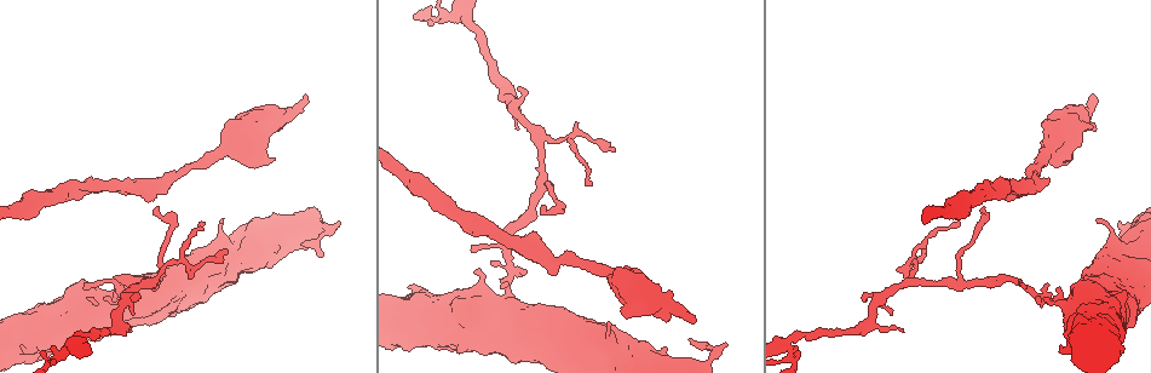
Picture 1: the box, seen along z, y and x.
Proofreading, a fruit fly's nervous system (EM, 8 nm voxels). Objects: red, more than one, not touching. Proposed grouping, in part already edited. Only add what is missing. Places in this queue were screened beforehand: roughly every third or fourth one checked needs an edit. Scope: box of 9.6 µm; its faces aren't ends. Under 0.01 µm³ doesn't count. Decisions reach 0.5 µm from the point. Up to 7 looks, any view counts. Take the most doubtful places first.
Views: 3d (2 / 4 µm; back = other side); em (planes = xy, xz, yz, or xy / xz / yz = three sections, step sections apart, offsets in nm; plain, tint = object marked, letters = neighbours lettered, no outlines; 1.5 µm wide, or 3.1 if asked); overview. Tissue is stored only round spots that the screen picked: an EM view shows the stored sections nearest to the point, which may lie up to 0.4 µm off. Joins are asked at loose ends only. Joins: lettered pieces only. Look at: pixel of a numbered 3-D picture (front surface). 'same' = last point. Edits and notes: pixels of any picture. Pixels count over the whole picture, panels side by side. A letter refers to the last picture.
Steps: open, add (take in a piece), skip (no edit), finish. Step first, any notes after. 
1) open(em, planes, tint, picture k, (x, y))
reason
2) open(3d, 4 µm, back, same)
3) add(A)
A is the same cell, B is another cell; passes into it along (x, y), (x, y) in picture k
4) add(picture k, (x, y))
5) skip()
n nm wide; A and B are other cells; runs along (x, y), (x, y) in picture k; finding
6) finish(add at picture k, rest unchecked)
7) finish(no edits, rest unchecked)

open(3d, 2 µm, picture 1, (692, 317))

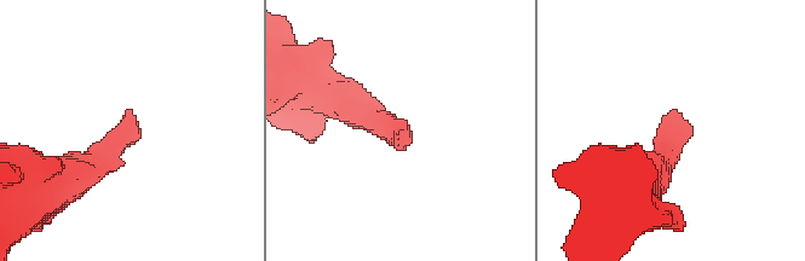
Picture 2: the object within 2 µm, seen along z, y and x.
open(em, planes, letters, picture 2, (669, 116))

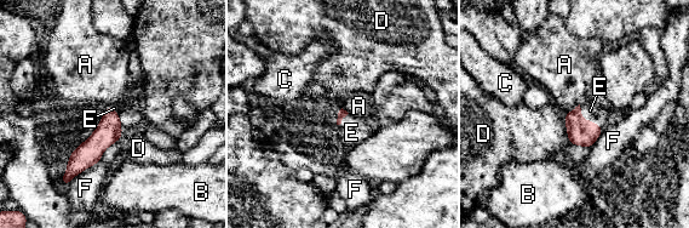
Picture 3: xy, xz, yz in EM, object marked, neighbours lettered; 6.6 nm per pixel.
add(E)
E is the same cell, A, B, C, D and F are other cells; passes into it along (581, 132), (586, 120), (590, 110) in picture 3; it goes on there

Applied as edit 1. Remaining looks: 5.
open(overview)
redraw

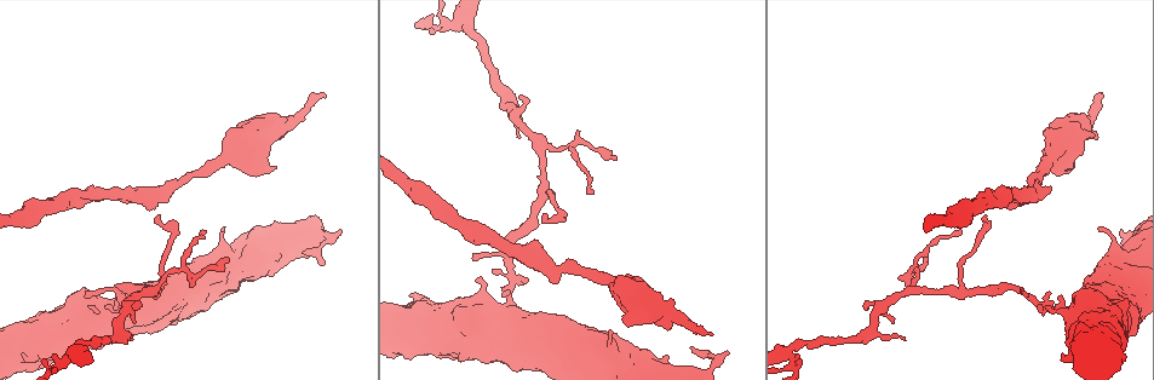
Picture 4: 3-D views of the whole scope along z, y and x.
open(em, planes, letters, picture 4, (982, 222))
branch stops here

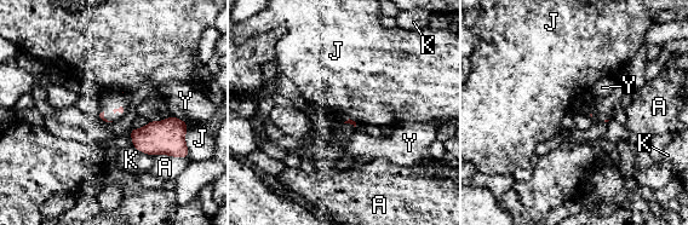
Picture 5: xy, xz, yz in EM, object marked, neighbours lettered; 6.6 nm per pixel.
skip()
A, J, K and Y are other cells; border along (187, 123), (185, 145), (189, 150) in picture 5; none of them fits

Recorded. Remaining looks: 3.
finish(add at picture 3, rest unchecked)

